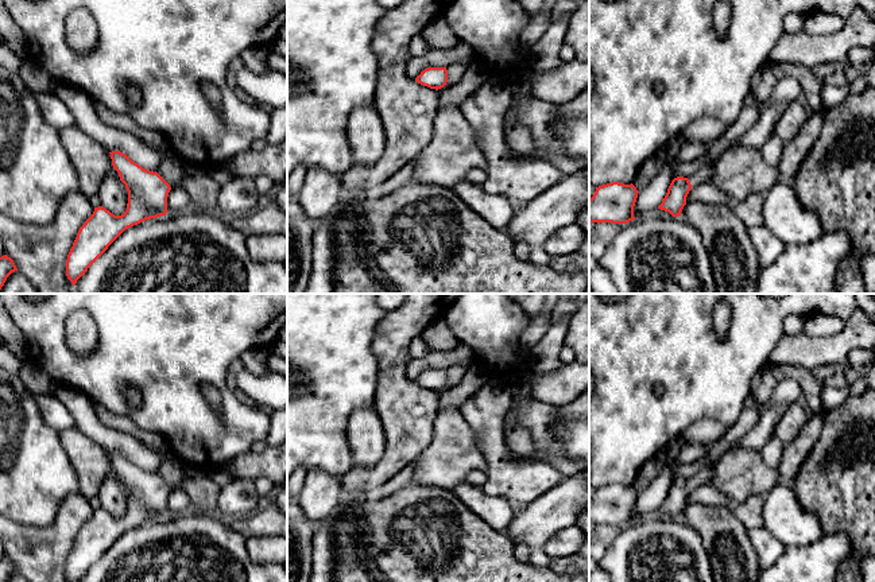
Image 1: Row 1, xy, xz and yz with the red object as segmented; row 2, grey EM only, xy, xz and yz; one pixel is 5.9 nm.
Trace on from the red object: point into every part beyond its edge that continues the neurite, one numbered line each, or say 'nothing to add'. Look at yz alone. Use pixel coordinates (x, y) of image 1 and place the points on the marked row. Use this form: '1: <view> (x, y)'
1: yz (704, 175)

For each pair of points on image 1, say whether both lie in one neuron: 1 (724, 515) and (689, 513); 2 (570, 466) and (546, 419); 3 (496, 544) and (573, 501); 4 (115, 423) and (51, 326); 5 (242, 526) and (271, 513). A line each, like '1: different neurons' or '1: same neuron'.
1: same neuron
2: same neuron
3: different neurons
4: different neurons
5: same neuron

